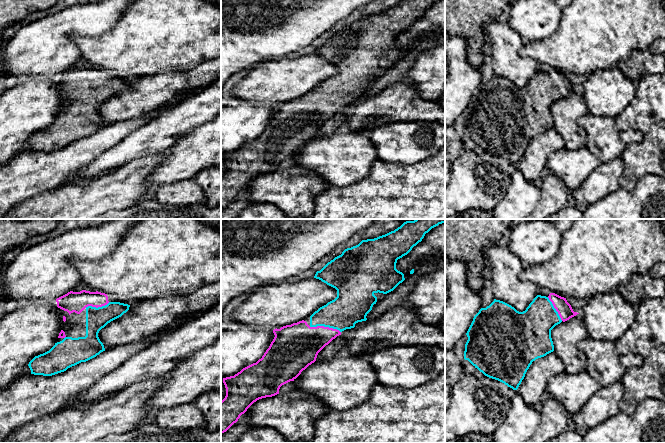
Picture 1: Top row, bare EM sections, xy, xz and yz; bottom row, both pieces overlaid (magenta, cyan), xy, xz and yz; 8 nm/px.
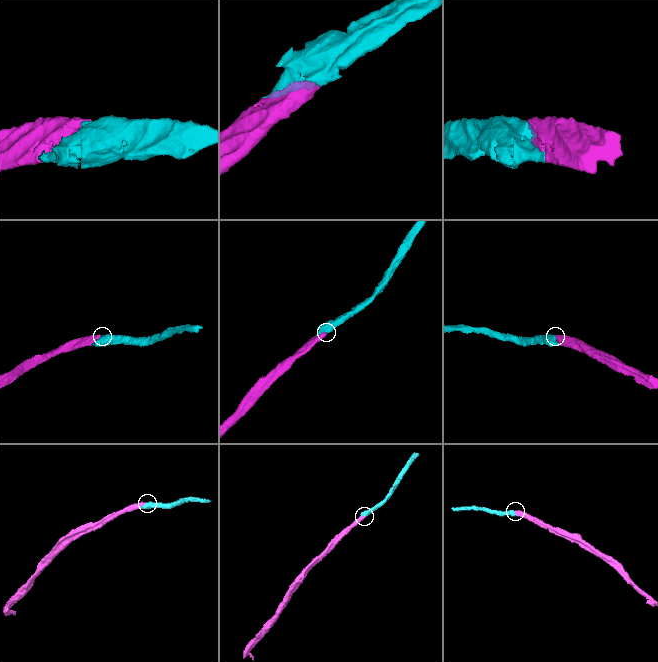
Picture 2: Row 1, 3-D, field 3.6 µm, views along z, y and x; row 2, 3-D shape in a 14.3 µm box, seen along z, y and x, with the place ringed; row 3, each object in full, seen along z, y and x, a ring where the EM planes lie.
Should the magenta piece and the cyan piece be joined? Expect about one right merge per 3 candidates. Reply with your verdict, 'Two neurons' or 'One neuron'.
One neuron

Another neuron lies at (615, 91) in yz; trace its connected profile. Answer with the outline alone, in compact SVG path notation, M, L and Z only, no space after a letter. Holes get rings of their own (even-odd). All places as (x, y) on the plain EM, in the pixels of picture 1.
M616 66L591 73L580 90L590 113L615 118L633 100L636 84Z

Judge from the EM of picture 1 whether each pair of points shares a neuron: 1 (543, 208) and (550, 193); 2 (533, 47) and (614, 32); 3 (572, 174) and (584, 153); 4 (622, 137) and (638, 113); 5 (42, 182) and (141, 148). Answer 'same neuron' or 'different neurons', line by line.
1: same neuron
2: same neuron
3: same neuron
4: different neurons
5: different neurons

